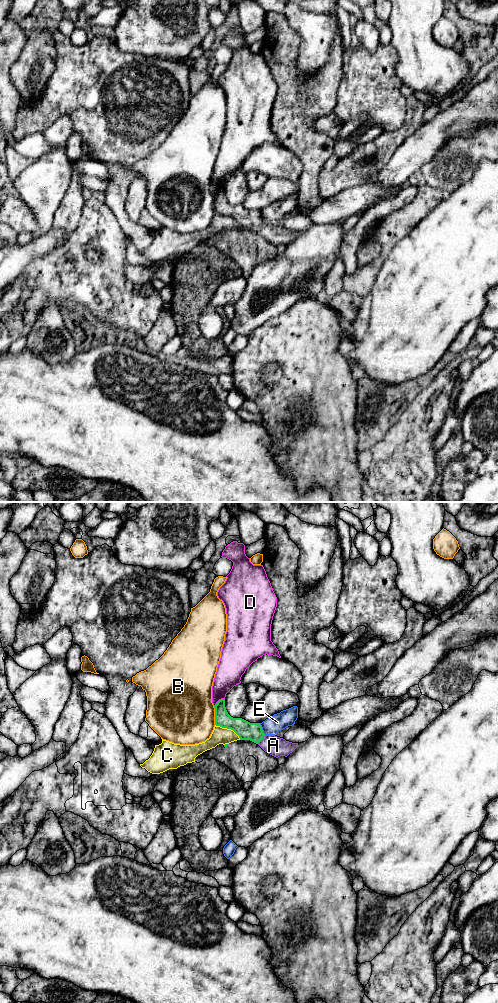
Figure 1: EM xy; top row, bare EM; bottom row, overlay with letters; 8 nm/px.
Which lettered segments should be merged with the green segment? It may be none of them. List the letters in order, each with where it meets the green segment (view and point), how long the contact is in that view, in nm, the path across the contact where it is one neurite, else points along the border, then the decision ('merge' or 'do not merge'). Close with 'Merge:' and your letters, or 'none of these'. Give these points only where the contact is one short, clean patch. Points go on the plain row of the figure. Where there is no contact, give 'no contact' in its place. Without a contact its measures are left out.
A: meets green in xy at (261, 227); contact 100 nm long; runs through xy (245, 218), (252, 219), (261, 227), (273, 233); merge
B: meets green in xy at (215, 203); contact 150 nm long; do not merge
C: meets green in xy at (228, 216); contact 240 nm long; border along xy (215, 212), (230, 216), (240, 227); do not merge
D: meets green in xy at (218, 189); contact 110 nm long; do not merge
E: meets green in xy at (261, 217); contact 110 nm long; do not merge
Merge: A

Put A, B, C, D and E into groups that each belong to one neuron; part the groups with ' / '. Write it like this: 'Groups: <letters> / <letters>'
Groups: A / B / C / D / E

